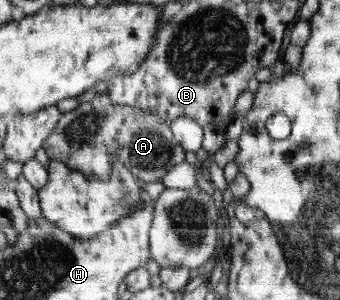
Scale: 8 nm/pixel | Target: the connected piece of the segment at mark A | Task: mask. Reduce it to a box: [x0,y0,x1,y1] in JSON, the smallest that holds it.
[43,93,186,183]

